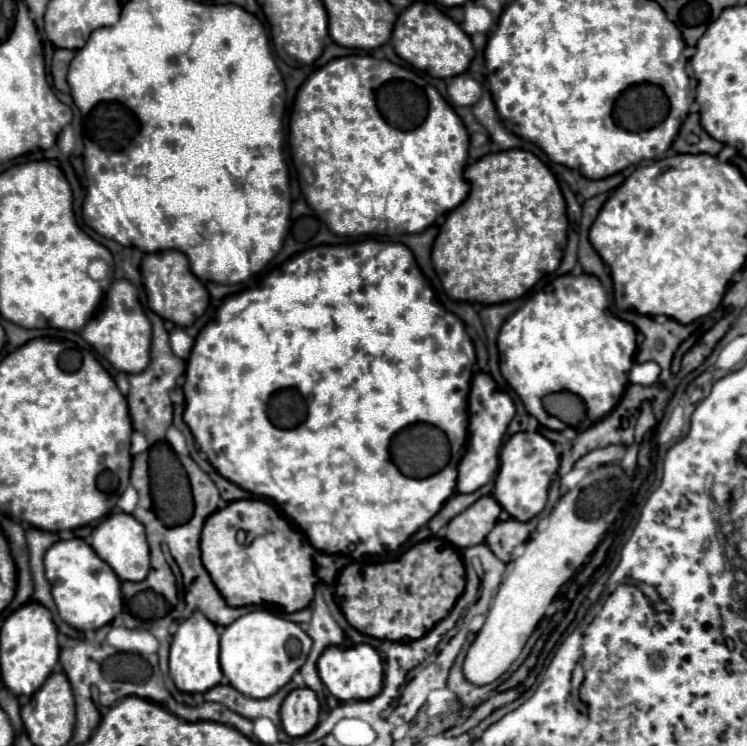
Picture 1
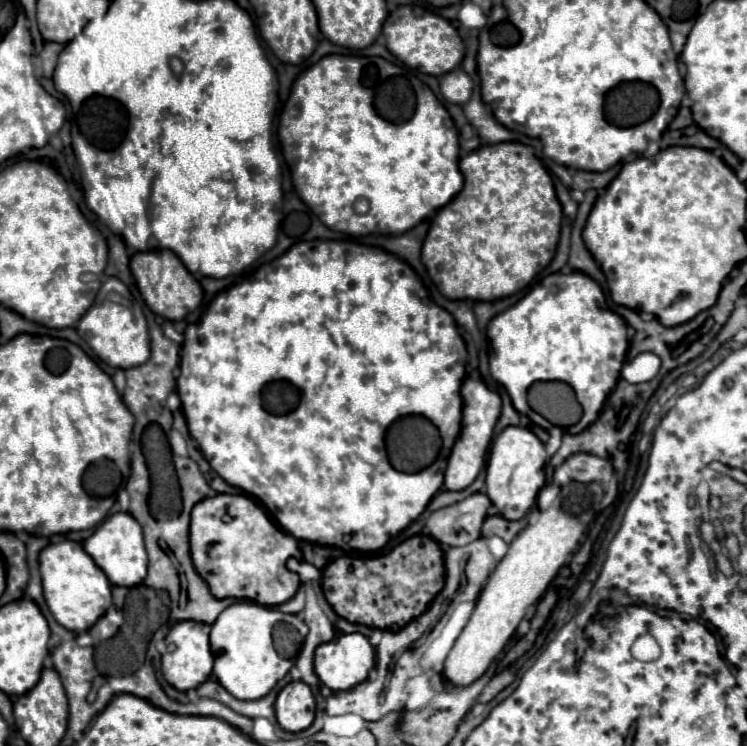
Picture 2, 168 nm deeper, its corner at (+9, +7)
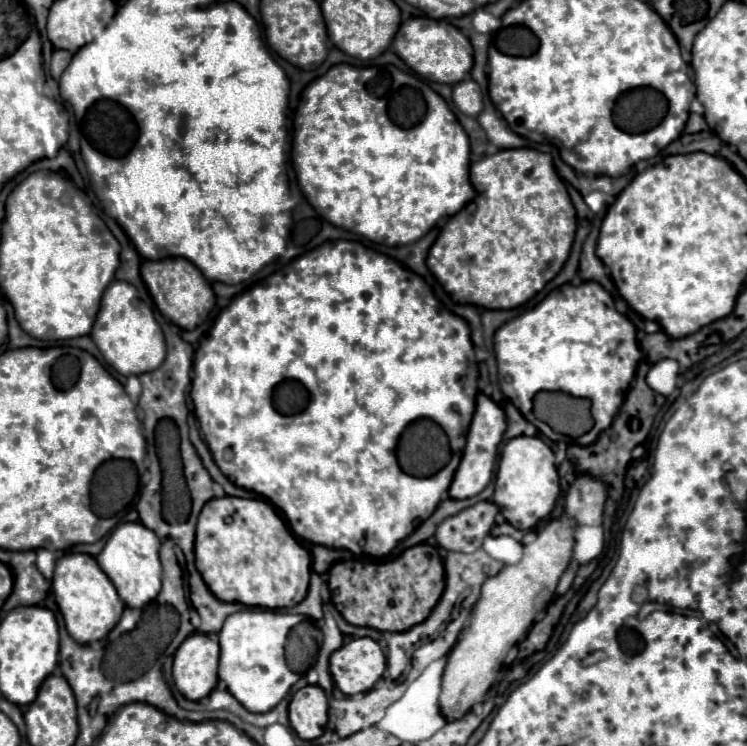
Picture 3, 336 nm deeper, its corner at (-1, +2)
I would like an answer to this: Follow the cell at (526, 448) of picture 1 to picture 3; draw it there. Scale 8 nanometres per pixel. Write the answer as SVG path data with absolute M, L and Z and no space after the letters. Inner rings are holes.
M515 437L505 443L501 451L493 503L499 507L503 517L517 529L527 531L547 517L559 497L559 475L555 467L553 451L539 437Z

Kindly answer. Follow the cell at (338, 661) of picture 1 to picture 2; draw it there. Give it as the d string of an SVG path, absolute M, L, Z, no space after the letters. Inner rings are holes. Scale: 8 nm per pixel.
M359 632L339 634L331 642L325 642L315 650L315 674L331 690L349 690L351 686L361 684L373 666L375 666L375 650L369 644L369 640Z

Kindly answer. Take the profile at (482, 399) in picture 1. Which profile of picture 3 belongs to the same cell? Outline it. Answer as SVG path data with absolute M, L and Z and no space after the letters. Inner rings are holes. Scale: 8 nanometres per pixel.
M481 393L477 397L477 409L475 409L473 421L469 425L463 459L461 459L461 463L459 463L457 471L455 471L453 483L449 487L449 497L453 497L453 499L469 499L469 497L479 495L487 487L487 483L491 481L491 477L495 473L495 467L497 467L497 449L499 449L499 443L503 439L505 429L507 429L507 423L505 423L503 409L493 399L489 399L487 395Z

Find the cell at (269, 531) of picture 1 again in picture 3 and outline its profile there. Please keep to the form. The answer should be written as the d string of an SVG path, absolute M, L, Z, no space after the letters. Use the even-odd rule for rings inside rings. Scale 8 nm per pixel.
M221 497L211 499L201 509L197 521L195 537L195 563L209 591L227 603L243 603L249 607L265 609L283 609L293 607L307 595L309 575L311 575L311 555L303 549L289 527L285 525L281 513L265 499L241 499L241 497Z

